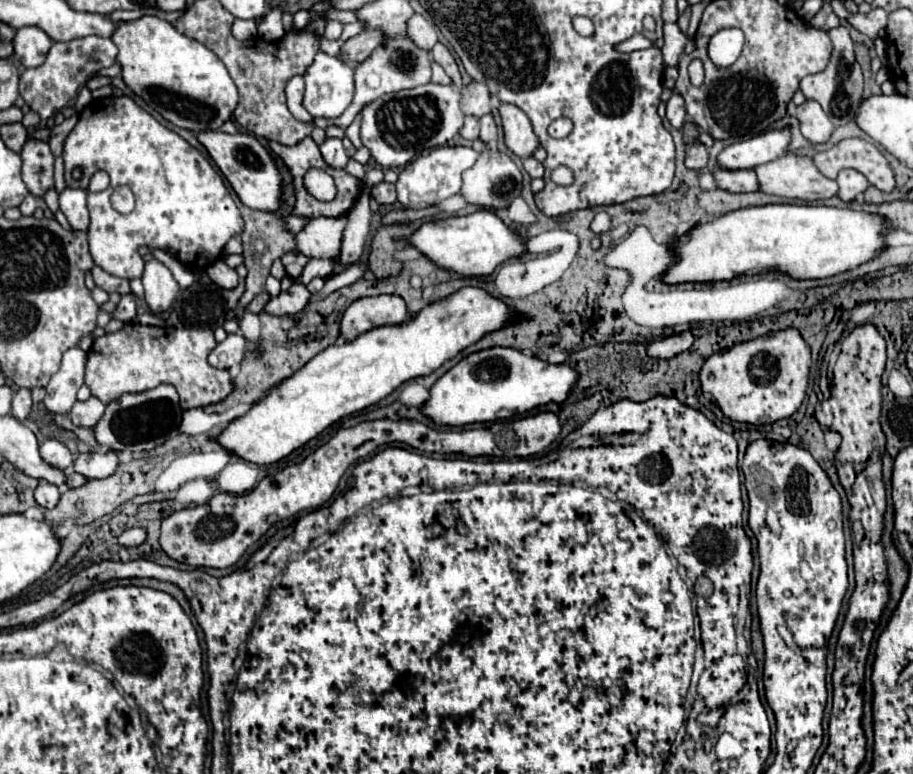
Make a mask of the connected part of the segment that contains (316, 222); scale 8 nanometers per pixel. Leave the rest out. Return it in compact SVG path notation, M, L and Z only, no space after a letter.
M347 213L341 217L315 217L297 233L297 251L307 257L339 259L341 231L345 229Z

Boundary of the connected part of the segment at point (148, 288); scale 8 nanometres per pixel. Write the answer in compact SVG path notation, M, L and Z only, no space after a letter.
M151 259L145 265L145 273L143 273L141 281L145 287L145 301L147 301L149 309L153 313L165 313L171 307L171 303L179 291L177 281L173 279L171 271L157 259Z

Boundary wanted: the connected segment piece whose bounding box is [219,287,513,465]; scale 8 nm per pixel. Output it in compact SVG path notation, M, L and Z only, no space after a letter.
M463 287L445 299L425 305L405 323L375 327L349 343L331 345L253 405L249 413L231 421L219 435L219 443L251 463L275 463L341 417L379 403L409 379L431 375L487 333L505 327L509 315L513 311L499 297L489 295L481 287Z

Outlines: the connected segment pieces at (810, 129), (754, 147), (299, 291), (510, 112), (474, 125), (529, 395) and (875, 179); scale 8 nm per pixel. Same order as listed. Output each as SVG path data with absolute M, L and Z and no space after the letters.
M807 99L797 107L797 119L801 121L801 133L811 143L825 143L833 133L833 123L821 109L821 105L813 99Z
M791 127L769 129L761 135L743 138L719 155L719 167L725 169L755 169L781 157L791 143Z
M293 281L293 285L287 291L281 291L277 297L273 297L267 305L265 311L269 315L295 315L299 311L305 309L305 305L309 303L311 293L307 291L307 287L299 281Z
M501 103L499 107L501 123L505 131L505 145L519 157L531 157L533 151L539 147L539 139L533 133L529 117L511 103Z
M471 115L465 117L465 123L461 127L461 137L469 139L469 141L479 137L479 119L477 117L471 117Z
M491 347L461 359L429 391L421 413L437 425L461 427L471 423L491 423L521 415L549 401L565 401L577 381L577 371L569 365L551 365L535 355L513 351L511 347Z
M843 139L831 149L817 153L813 161L817 169L829 179L835 179L841 169L853 167L861 171L867 181L881 191L891 191L895 187L893 171L883 153L863 139Z

